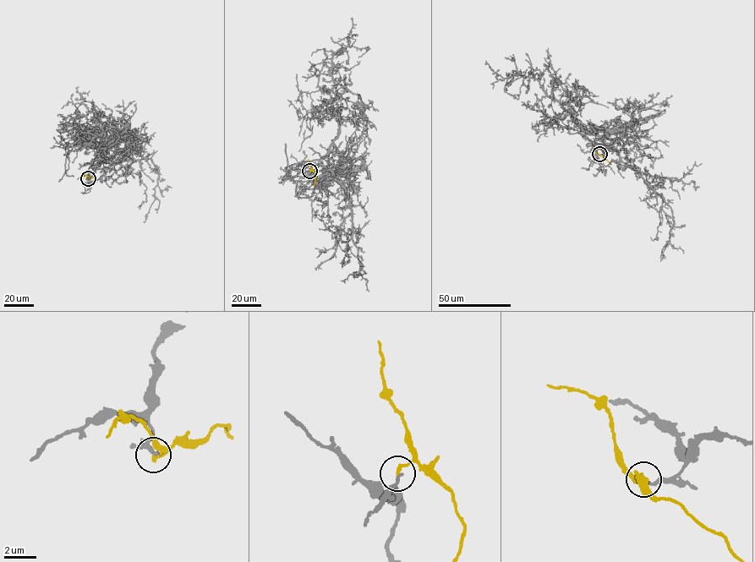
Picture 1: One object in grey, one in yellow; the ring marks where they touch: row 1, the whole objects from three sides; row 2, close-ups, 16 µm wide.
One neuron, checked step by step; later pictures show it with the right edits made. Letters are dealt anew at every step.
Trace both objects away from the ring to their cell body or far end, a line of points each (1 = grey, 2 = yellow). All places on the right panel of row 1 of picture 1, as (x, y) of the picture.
1: (599, 154), (619, 150), (628, 137), (606, 138), (604, 143), (670, 207), (673, 225), (660, 259)
2: (599, 154), (611, 165)

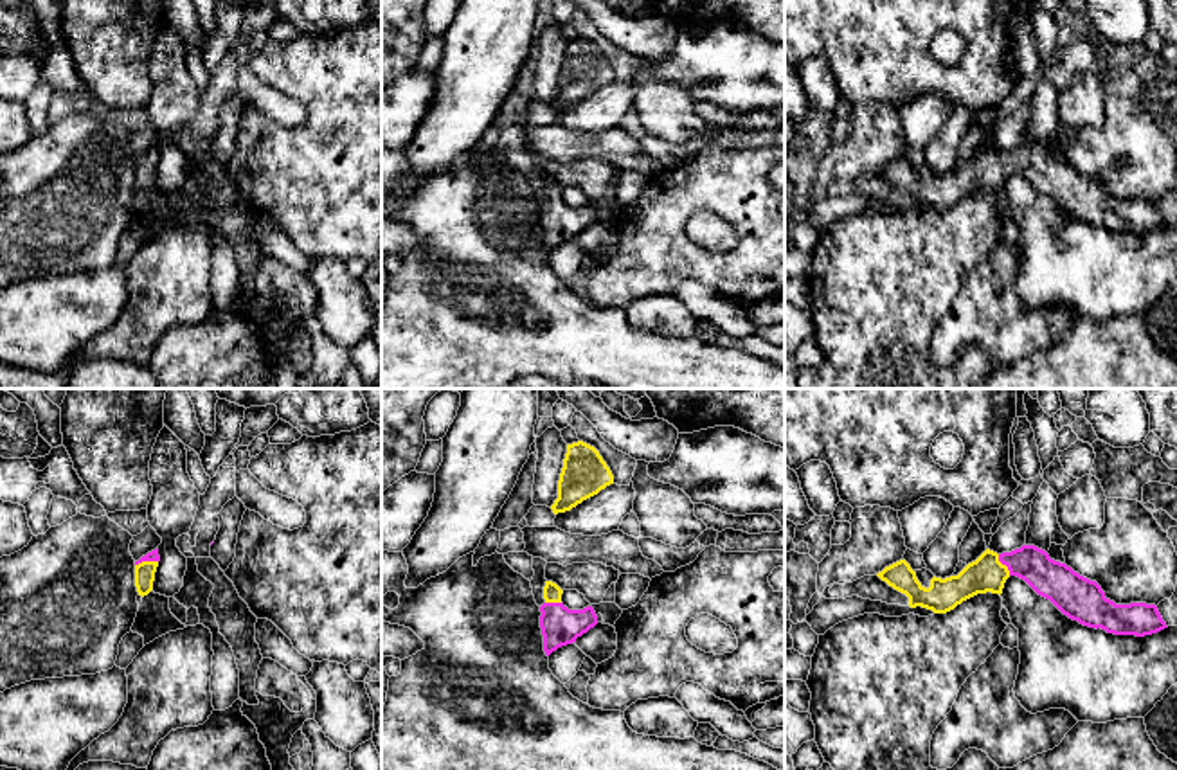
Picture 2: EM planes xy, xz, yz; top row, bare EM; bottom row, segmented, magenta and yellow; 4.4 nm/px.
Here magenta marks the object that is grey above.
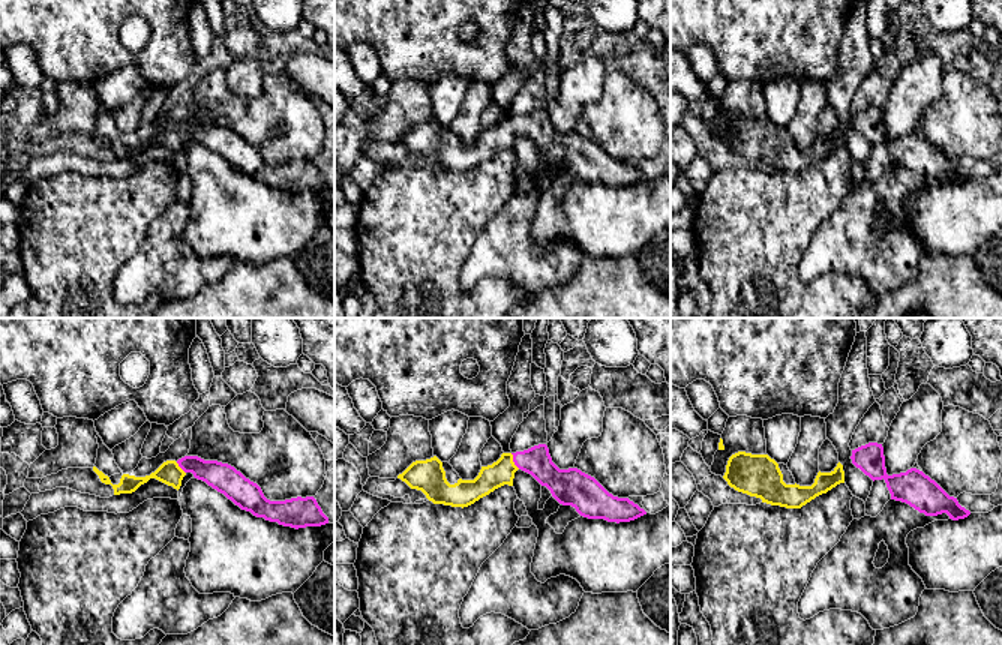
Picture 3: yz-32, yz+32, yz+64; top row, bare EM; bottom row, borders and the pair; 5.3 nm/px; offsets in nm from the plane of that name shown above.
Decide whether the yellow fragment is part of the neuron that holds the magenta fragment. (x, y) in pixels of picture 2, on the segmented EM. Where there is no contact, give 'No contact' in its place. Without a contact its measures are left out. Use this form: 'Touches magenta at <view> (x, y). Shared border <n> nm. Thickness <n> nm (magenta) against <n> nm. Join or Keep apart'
Touches magenta at yz (1005, 564). Shared border 110 nm. Thickness 170 nm (magenta) against 160 nm. Join

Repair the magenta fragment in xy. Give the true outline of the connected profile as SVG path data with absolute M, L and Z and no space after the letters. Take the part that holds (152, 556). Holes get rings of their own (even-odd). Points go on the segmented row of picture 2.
M158 549L148 552L139 561L135 561L135 586L139 595L144 597L153 590L158 561L160 561Z

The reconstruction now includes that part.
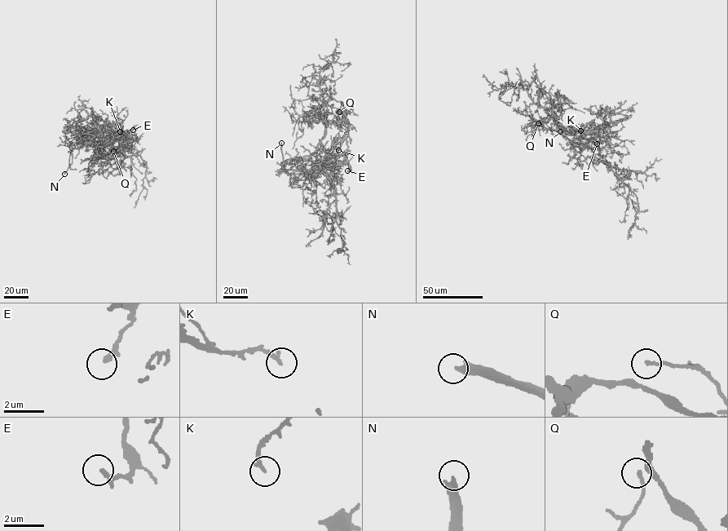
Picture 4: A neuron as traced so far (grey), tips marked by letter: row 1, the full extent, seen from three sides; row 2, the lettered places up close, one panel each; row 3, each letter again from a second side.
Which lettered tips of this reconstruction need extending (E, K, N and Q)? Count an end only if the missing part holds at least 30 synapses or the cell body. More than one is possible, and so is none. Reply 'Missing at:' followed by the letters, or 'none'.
Missing at: N

